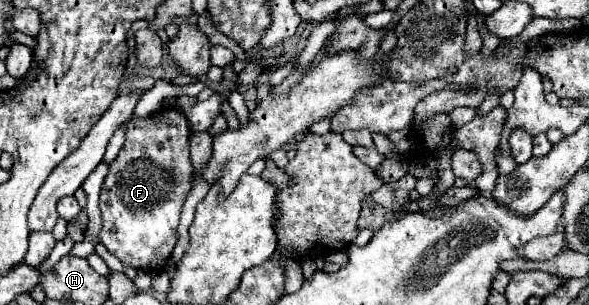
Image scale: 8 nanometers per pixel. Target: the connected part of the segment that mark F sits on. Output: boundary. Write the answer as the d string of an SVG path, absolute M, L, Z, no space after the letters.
M163 109L163 111L157 111L157 113L153 113L153 115L145 117L145 119L131 119L129 125L127 125L127 139L125 139L125 143L123 143L117 159L109 165L109 173L105 177L101 199L99 199L99 207L101 207L101 215L103 215L103 229L99 233L99 241L109 249L111 255L115 255L121 263L125 263L129 267L135 267L135 269L161 269L165 265L167 257L171 257L171 251L175 249L181 207L185 203L185 197L191 191L191 181L193 181L193 165L189 161L189 135L191 135L189 123L187 123L185 115L181 111L177 111L177 109Z

